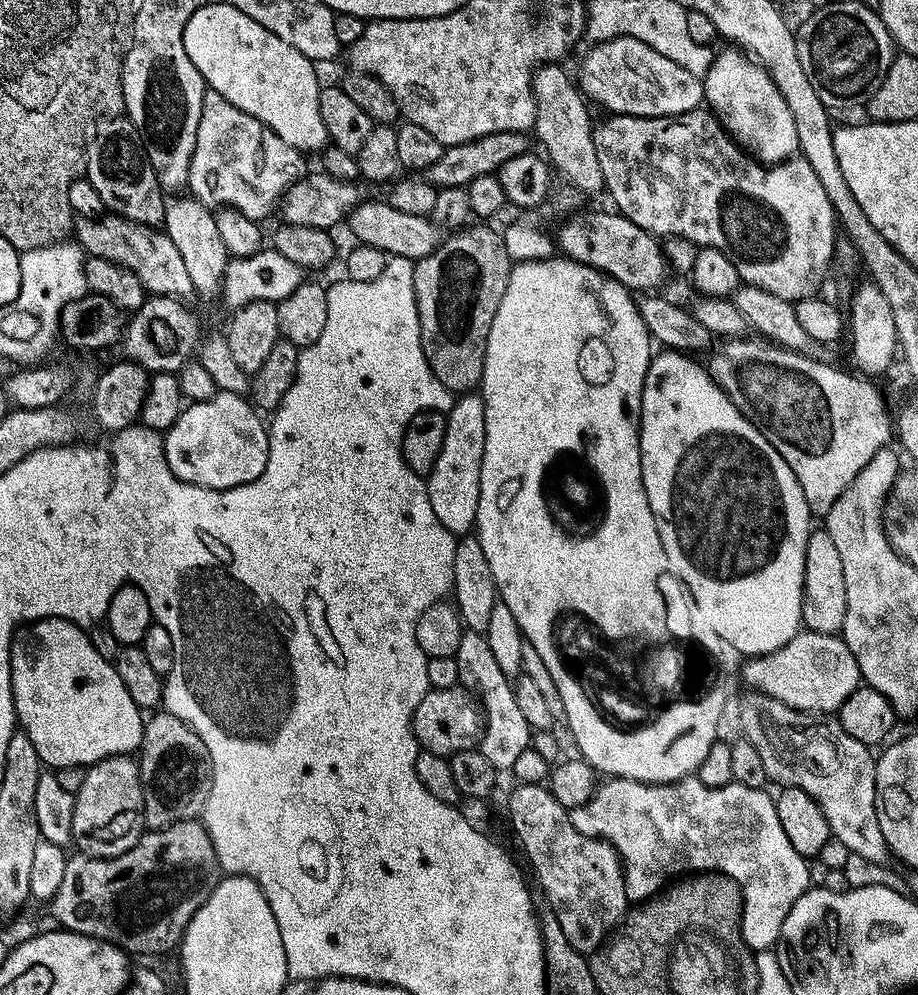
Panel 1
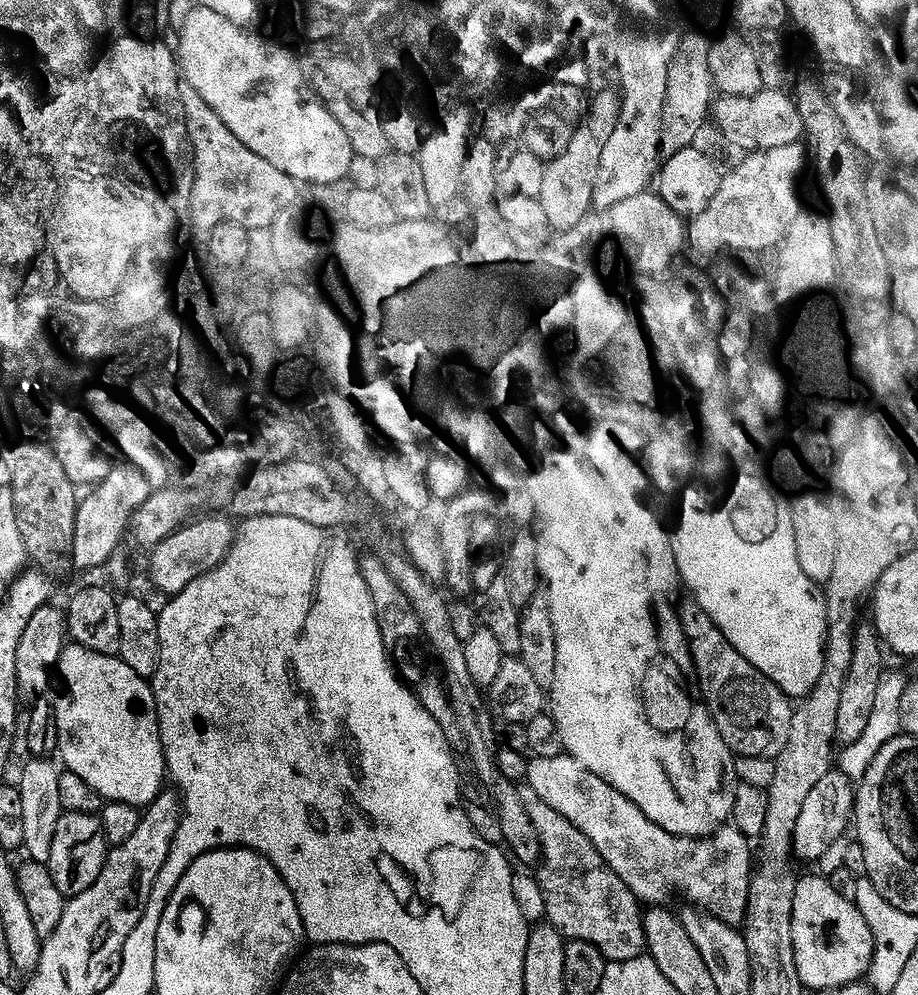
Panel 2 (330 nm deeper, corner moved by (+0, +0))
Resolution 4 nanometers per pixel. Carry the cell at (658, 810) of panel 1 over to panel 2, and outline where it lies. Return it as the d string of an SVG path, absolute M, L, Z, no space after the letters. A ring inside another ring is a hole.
M561 754L554 758L542 758L532 756L528 760L528 775L526 782L546 802L566 818L602 854L606 866L626 882L626 886L636 895L636 899L648 906L664 906L667 901L677 892L680 896L685 896L689 905L695 906L701 912L708 912L714 918L718 918L726 924L733 926L743 925L744 911L748 905L748 878L752 875L754 867L754 852L748 849L749 837L743 836L732 827L731 823L725 822L709 836L679 836L673 832L668 832L662 826L658 826L645 812L638 810L626 794L614 790L598 774L582 767L575 758L567 754Z

